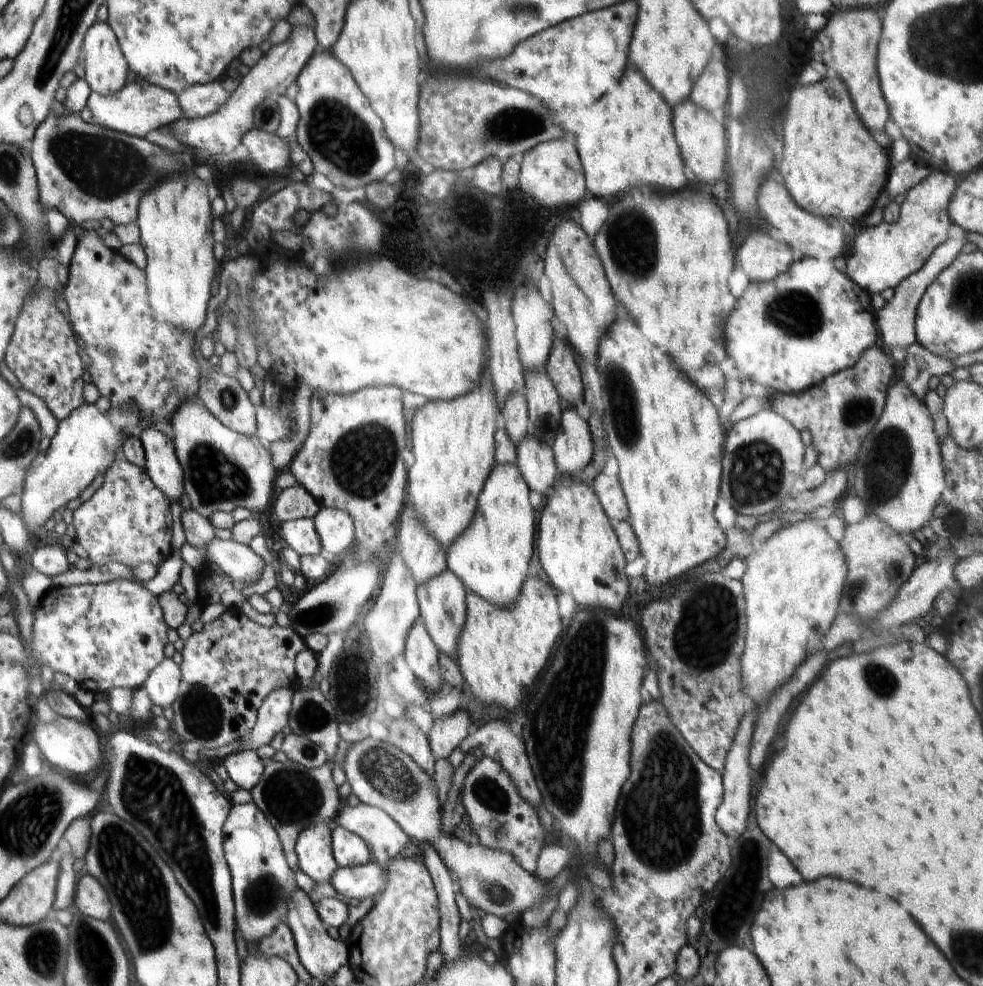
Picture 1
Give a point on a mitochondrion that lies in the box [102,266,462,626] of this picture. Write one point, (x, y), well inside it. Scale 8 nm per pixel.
(364, 460)

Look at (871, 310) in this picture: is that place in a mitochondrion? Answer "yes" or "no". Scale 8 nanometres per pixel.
no

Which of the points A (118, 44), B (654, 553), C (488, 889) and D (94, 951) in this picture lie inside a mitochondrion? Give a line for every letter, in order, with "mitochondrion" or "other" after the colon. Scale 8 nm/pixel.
A: other
B: other
C: mitochondrion
D: mitochondrion

